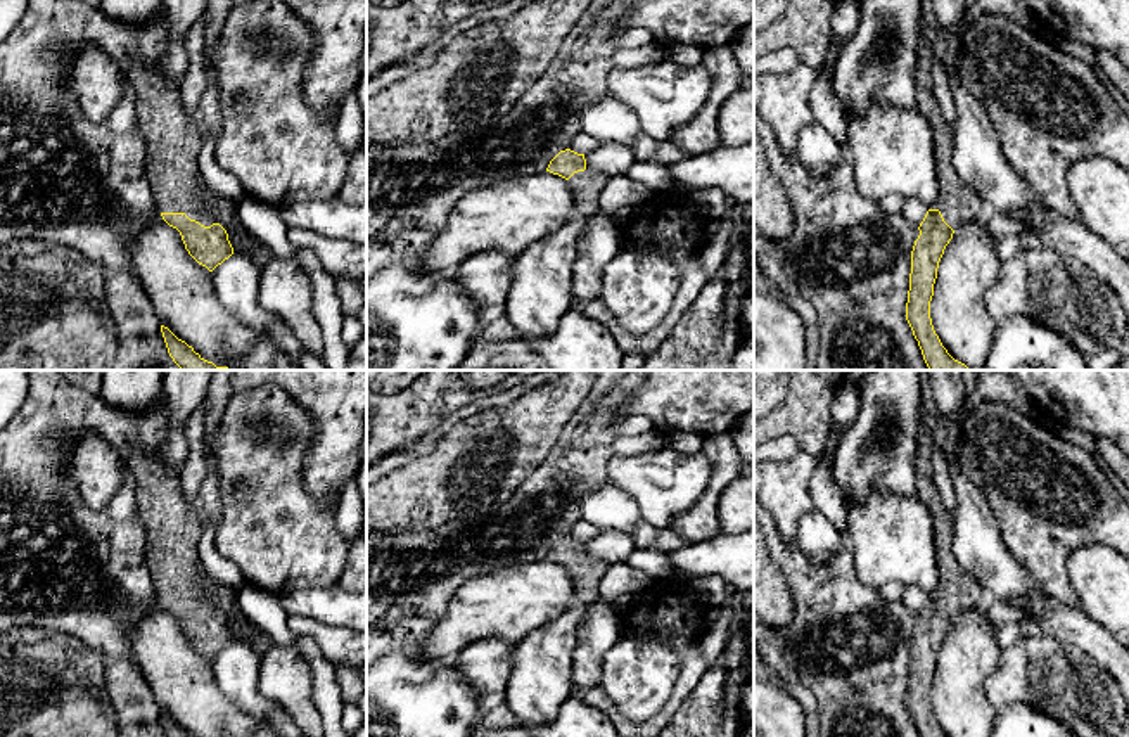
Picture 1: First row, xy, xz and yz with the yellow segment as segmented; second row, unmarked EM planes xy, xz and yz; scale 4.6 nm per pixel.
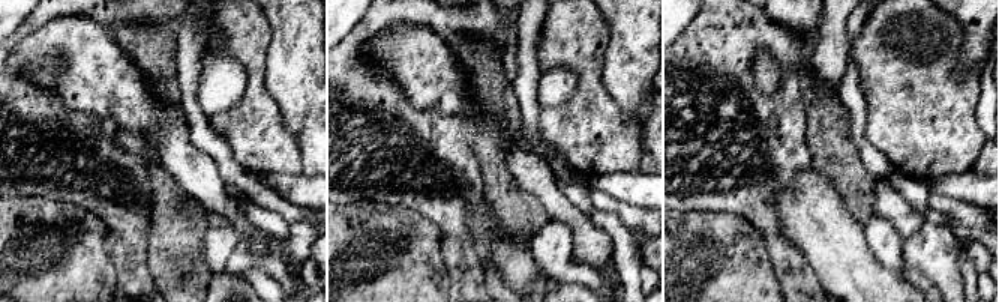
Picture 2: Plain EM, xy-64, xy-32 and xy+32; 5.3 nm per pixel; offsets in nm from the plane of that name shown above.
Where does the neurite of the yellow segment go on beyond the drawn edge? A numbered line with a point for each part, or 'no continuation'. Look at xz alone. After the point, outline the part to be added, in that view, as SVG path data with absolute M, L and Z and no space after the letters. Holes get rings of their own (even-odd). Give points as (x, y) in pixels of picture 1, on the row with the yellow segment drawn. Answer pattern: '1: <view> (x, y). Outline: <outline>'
1: xz (586, 185). Outline: M590 166L584 171L577 171L569 178L569 185L574 195L576 215L590 216L598 211L598 197L610 176L600 173Z

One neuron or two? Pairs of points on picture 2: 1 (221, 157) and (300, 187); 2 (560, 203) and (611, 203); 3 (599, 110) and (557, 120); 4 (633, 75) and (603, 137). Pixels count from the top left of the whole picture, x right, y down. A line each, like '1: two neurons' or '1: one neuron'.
1: two neurons
2: two neurons
3: one neuron
4: two neurons

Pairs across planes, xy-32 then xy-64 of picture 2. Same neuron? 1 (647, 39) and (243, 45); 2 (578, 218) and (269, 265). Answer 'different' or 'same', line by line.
1: different
2: different

